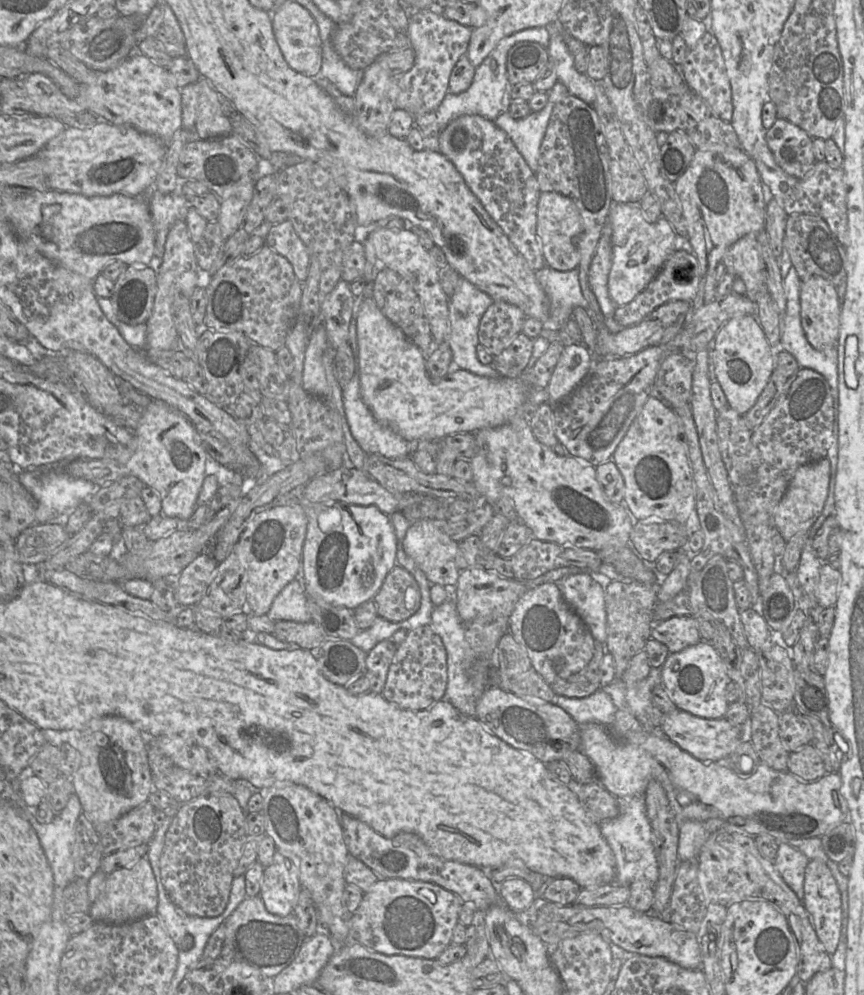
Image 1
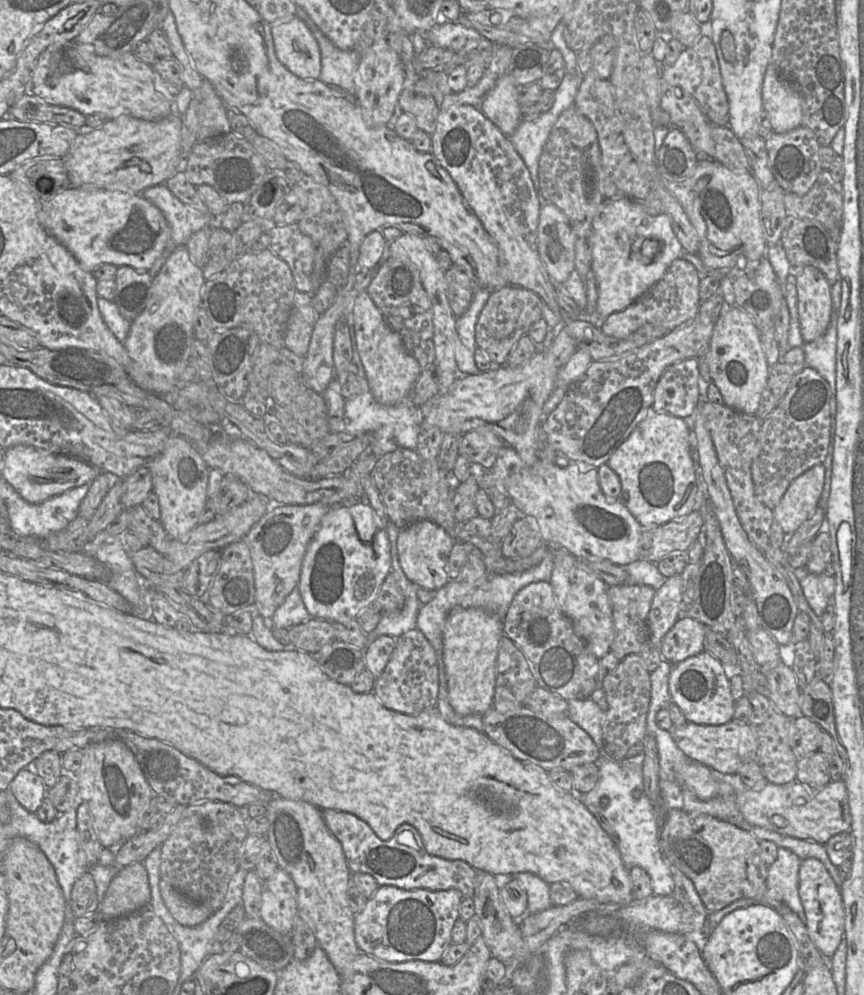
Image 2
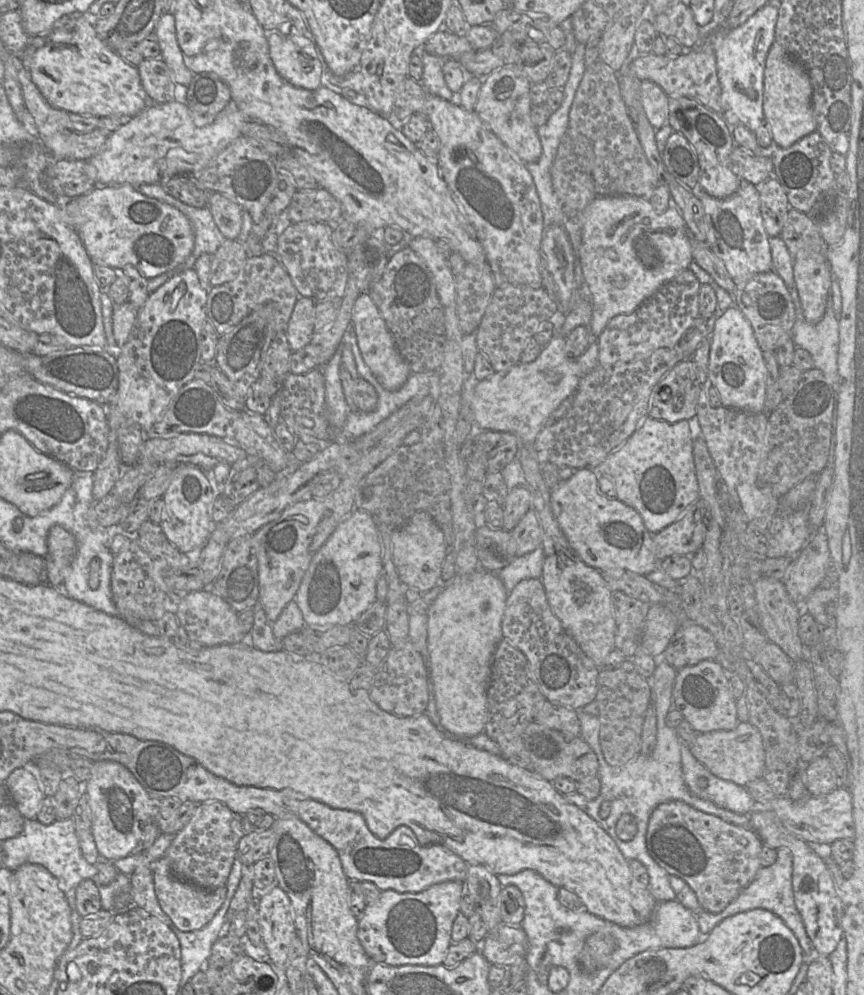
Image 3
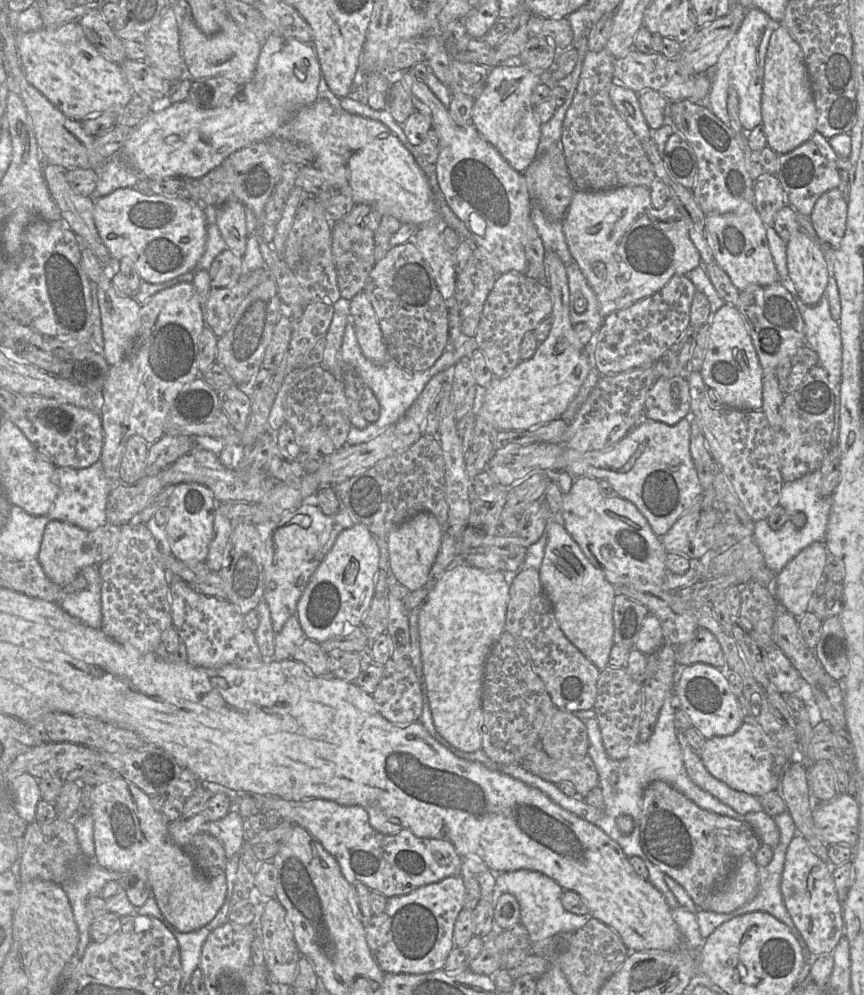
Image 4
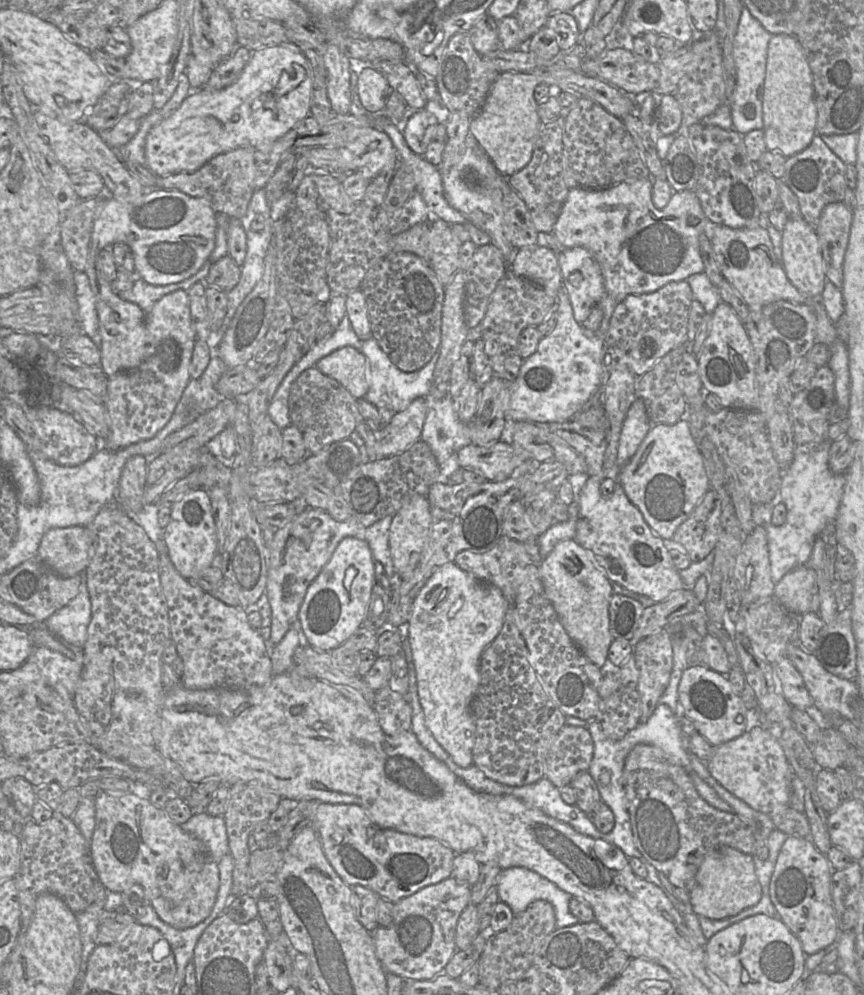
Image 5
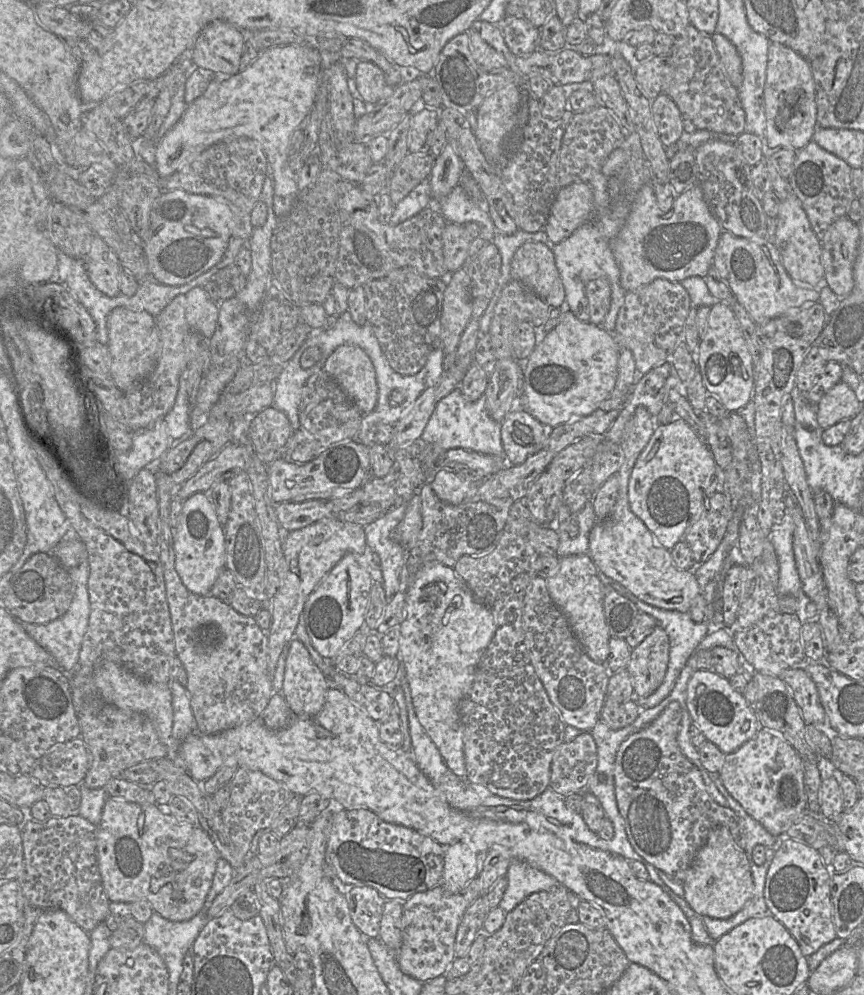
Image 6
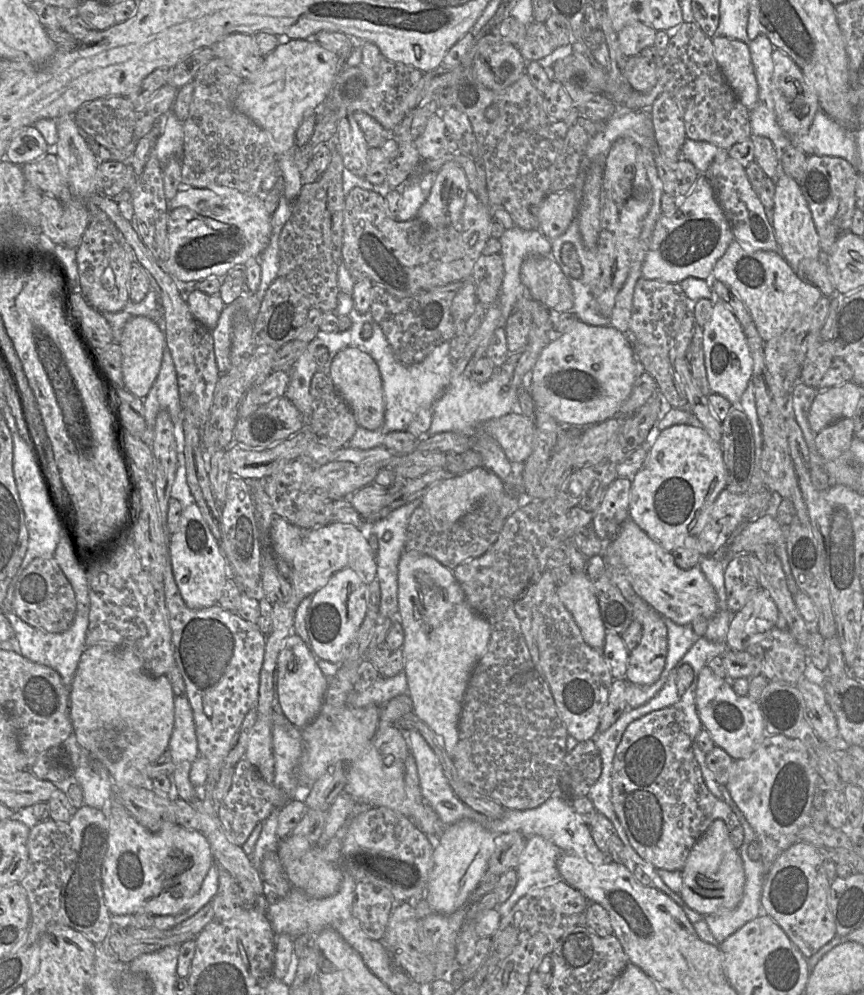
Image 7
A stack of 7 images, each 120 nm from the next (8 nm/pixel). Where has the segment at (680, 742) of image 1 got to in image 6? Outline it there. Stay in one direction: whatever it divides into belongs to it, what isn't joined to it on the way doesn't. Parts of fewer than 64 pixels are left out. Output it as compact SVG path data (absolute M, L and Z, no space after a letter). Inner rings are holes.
M761 729L736 751L727 754L719 777L728 793L750 816L775 837L784 837L784 831L794 819L807 810L803 758L778 731Z

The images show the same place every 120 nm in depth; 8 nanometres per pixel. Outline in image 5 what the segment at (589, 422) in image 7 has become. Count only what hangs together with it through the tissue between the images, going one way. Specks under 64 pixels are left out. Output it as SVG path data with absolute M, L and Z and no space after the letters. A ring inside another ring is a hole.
M564 283L556 298L556 303L558 309L555 328L539 340L536 351L523 360L518 377L510 384L510 401L506 411L506 421L532 423L568 421L580 412L583 405L600 389L601 385L603 387L603 340L601 336L587 332L575 320Z

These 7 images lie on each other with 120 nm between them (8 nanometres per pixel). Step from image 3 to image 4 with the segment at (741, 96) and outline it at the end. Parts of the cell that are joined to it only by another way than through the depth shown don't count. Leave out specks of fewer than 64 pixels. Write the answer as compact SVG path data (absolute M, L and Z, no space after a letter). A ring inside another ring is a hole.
M749 7L742 24L727 47L720 54L716 65L706 74L712 86L706 99L708 108L726 125L730 124L727 99L728 87L734 86L739 101L739 119L744 131L750 132L762 123L762 93L764 81L765 59L770 37L780 25L765 12L755 7Z

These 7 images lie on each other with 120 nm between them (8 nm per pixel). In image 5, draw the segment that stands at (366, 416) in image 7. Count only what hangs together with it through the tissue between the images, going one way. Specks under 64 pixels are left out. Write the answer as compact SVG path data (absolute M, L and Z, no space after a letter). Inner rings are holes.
M346 346L318 361L316 365L324 375L338 381L355 399L365 398L369 391L369 369L366 357L357 349Z

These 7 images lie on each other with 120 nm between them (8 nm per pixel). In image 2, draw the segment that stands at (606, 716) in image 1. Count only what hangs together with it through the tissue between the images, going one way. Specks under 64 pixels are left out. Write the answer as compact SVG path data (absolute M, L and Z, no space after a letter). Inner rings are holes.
M590 698L567 702L568 717L592 738L597 748L604 750L602 726L605 712Z

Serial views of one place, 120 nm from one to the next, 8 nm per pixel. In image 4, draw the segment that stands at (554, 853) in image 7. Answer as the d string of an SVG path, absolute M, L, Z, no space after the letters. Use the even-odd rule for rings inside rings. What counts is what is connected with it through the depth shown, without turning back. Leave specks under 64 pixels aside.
M517 870L495 874L497 892L512 894L517 899L520 908L520 923L528 931L532 943L550 938L559 932L575 931L584 926L590 918L587 915L576 915L565 910L561 901L564 889L540 872Z

